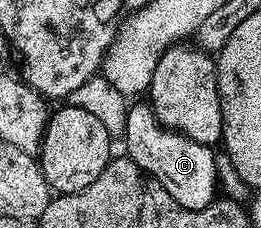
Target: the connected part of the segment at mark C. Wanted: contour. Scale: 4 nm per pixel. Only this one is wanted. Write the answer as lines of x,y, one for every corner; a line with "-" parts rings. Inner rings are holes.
133,103
125,111
124,152
146,175
154,177
179,203
179,207
202,209
219,197
219,182
215,168
215,153
210,146
195,143
195,139
165,128
153,113
152,105

